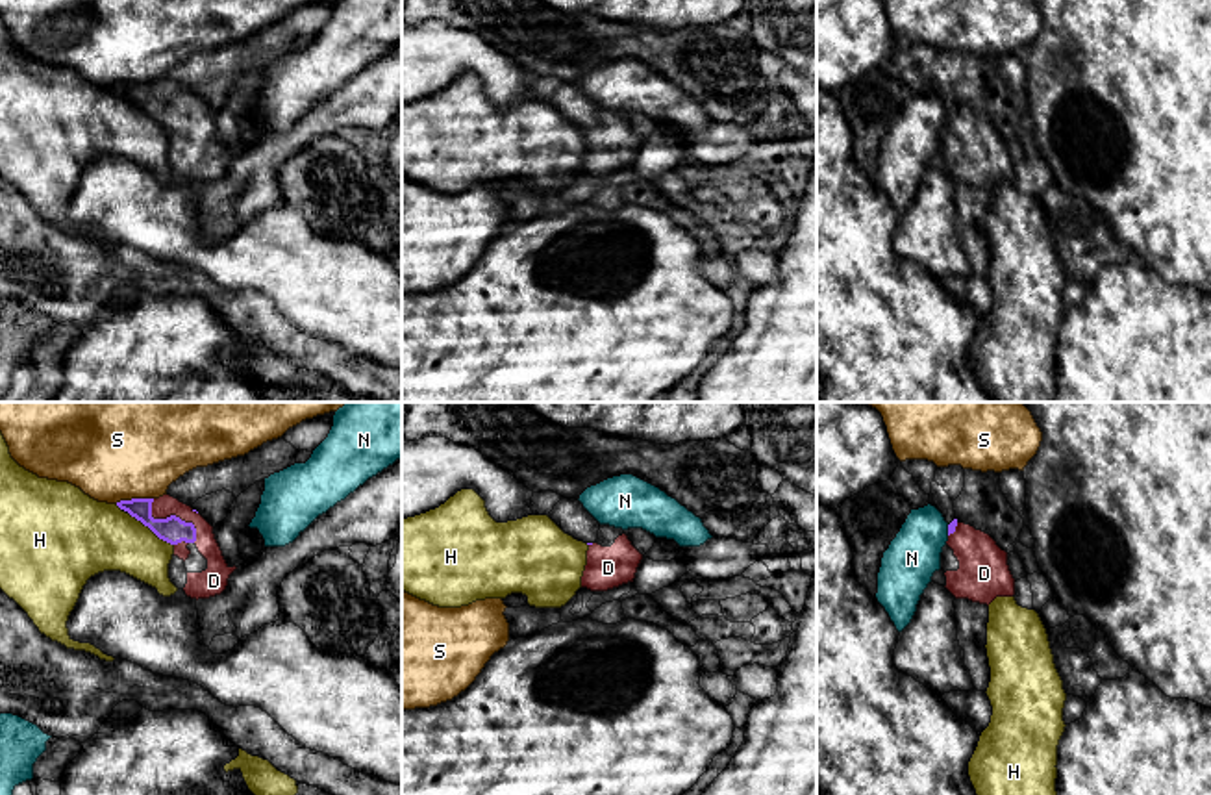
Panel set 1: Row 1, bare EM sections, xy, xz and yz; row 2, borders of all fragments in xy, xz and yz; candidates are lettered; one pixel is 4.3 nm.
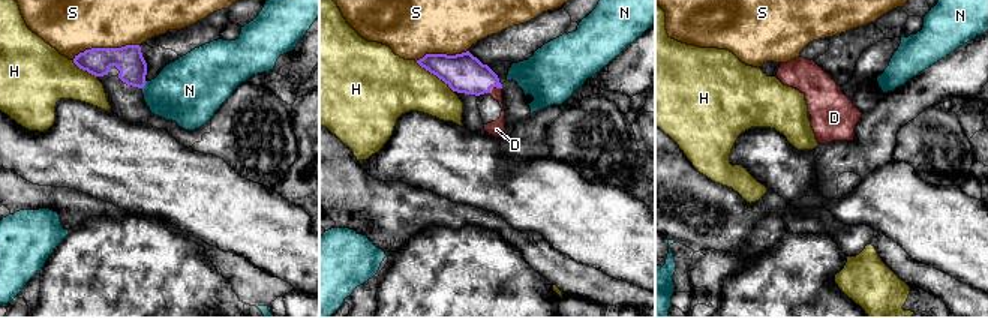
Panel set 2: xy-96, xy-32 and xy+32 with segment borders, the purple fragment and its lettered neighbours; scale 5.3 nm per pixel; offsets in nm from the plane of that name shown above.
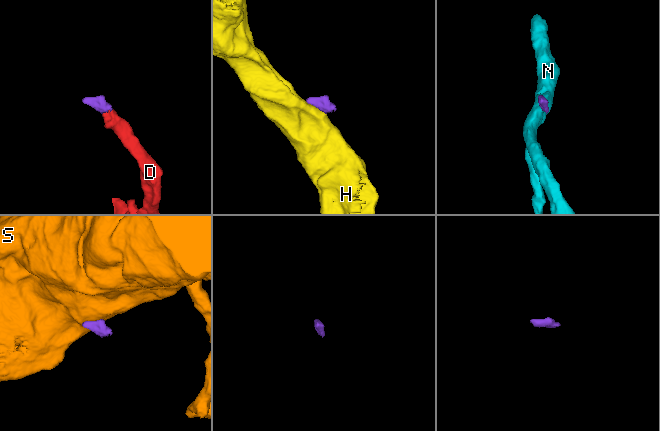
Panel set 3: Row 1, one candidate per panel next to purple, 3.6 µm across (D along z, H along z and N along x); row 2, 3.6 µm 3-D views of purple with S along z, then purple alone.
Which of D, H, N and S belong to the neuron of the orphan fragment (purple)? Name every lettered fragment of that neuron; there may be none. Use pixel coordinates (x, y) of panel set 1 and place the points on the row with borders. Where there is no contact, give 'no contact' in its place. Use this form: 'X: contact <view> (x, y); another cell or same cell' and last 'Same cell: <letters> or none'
D: contact xy (173, 516); same cell
H: contact xy (150, 529); another cell
N: contact yz (948, 530); another cell
S: contact xy (134, 499); another cell
Same cell: D

